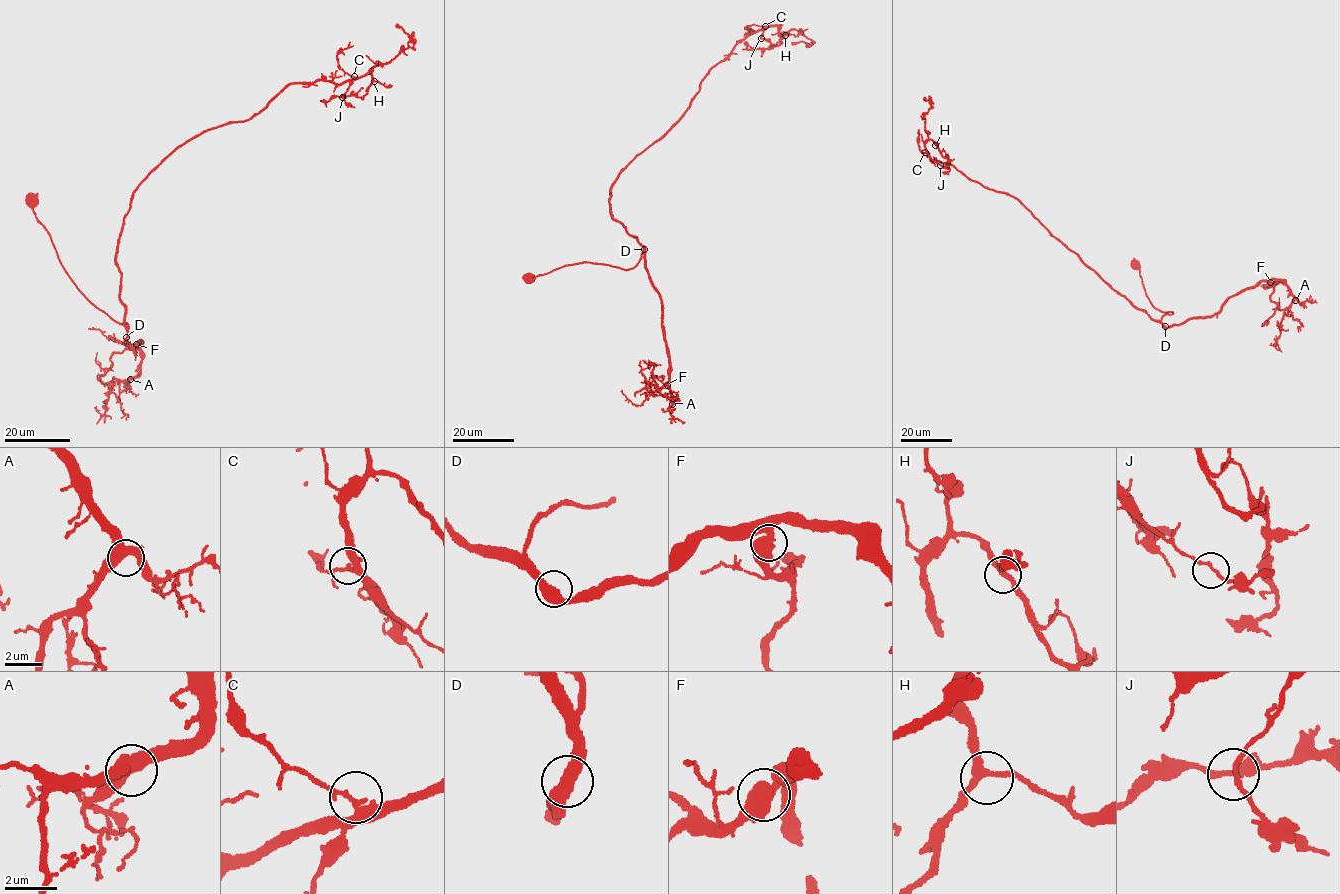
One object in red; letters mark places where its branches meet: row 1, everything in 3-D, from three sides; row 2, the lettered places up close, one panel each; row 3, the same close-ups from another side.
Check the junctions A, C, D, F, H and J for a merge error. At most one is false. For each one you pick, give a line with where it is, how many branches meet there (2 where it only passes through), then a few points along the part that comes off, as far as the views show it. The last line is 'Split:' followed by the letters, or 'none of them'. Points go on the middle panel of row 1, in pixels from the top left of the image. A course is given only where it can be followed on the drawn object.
Split: none of them

